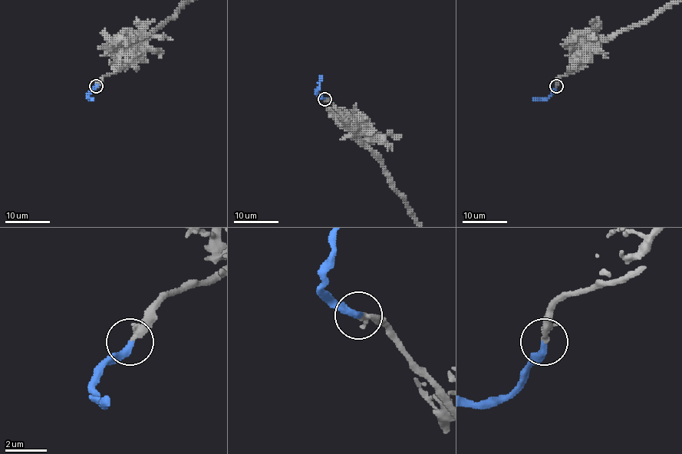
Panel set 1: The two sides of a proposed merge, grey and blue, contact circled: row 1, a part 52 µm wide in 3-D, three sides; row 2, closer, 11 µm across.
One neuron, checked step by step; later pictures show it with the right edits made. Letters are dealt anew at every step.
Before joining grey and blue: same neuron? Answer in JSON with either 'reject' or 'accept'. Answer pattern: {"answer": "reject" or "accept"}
{"answer": "accept"}

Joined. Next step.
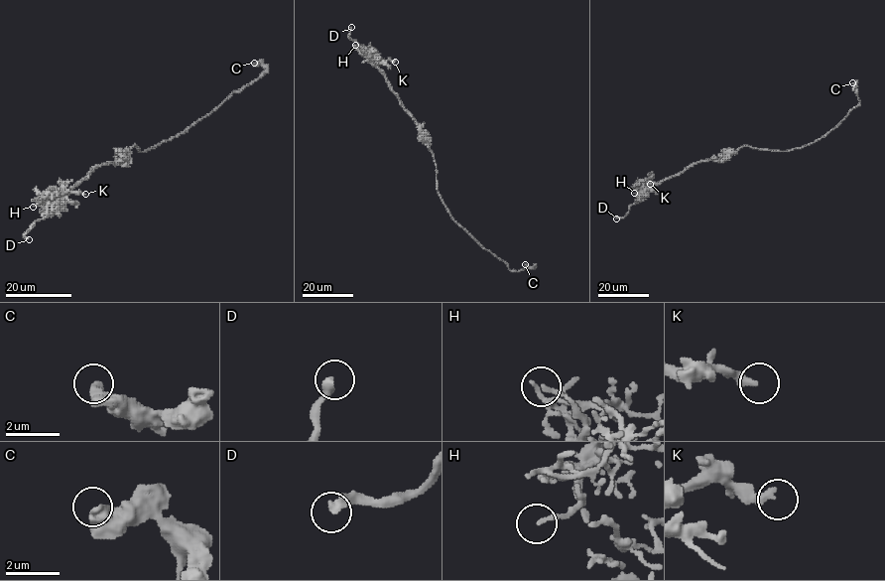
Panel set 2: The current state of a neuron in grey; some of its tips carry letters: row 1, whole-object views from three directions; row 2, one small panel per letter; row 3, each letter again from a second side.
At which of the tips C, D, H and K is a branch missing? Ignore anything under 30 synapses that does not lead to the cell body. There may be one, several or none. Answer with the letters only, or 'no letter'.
D

